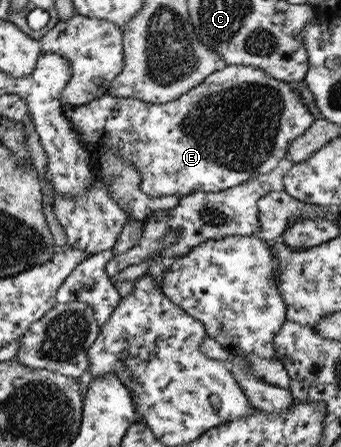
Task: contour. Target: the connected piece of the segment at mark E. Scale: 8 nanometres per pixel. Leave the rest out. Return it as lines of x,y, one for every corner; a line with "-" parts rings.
227,65
225,69
215,71
203,83
169,103
149,104
106,94
81,107
66,104
62,112
84,139
84,149
94,159
105,149
113,149
130,165
135,165
141,174
139,189
151,199
186,196
195,190
218,192
264,178
286,158
291,142
315,121
304,99
287,81
271,78
263,70
245,65

